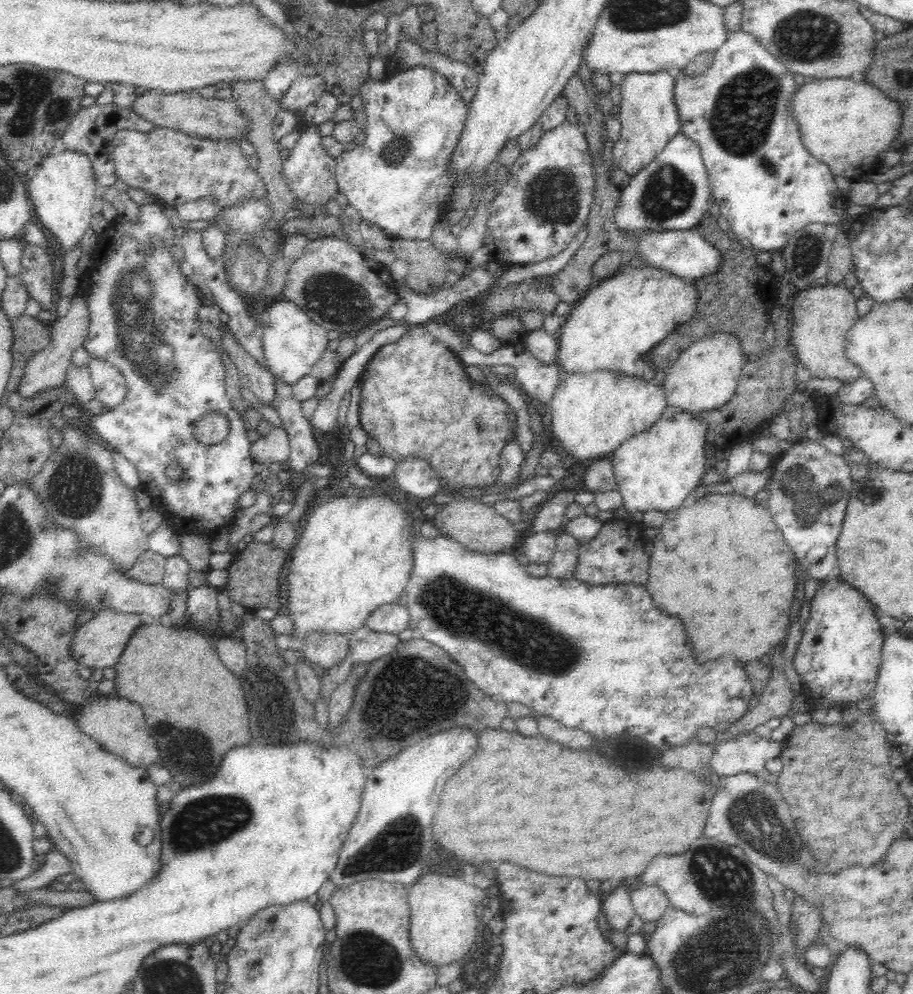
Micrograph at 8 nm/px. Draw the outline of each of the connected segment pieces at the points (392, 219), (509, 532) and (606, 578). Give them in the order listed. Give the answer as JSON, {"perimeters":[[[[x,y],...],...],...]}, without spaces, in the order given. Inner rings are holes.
{"perimeters":[[[[388,66],[383,79],[368,76],[360,85],[358,95],[367,116],[365,138],[362,145],[336,158],[334,176],[338,188],[364,220],[376,224],[394,239],[428,239],[433,233],[434,222],[440,219],[440,202],[446,200],[452,190],[452,175],[446,166],[460,138],[469,104],[450,85],[450,80],[421,66],[404,71],[393,71]]],[[[459,499],[456,502],[449,502],[438,508],[442,516],[443,524],[441,532],[450,538],[457,540],[466,549],[480,552],[484,555],[503,553],[504,548],[510,548],[514,541],[516,524],[507,518],[500,516],[493,505],[476,503]]],[[[612,518],[603,523],[598,534],[590,542],[580,545],[575,577],[582,582],[593,585],[616,583],[646,584],[650,555],[644,552],[645,538],[636,522]]]]}

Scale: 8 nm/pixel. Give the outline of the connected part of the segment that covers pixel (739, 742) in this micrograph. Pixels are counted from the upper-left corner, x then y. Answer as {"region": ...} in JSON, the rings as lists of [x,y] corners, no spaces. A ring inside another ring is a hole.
{"region":[[[755,732],[715,744],[711,768],[720,779],[741,773],[752,773],[764,782],[778,784],[779,774],[765,768],[768,760],[780,757],[781,744],[774,739],[764,739]]]}

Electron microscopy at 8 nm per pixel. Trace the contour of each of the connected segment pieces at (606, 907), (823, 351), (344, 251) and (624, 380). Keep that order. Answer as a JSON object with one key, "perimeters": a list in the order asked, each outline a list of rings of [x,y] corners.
{"perimeters":[[[[617,884],[608,896],[602,897],[601,911],[604,911],[604,917],[614,932],[624,933],[628,938],[633,934],[642,933],[642,919],[633,909],[626,886]]],[[[844,284],[808,287],[806,290],[798,291],[791,299],[790,308],[790,346],[797,362],[809,371],[810,378],[832,378],[841,384],[848,384],[862,376],[860,367],[853,365],[844,354],[848,332],[858,320],[857,303]]],[[[334,236],[309,241],[302,255],[291,264],[280,298],[296,304],[327,332],[337,333],[364,331],[365,328],[382,319],[384,314],[388,314],[390,308],[399,301],[389,270],[358,252],[346,240]]],[[[592,371],[586,376],[562,373],[550,408],[550,434],[577,462],[582,462],[611,457],[620,444],[647,431],[660,419],[667,403],[663,387],[652,381],[610,371]]]]}

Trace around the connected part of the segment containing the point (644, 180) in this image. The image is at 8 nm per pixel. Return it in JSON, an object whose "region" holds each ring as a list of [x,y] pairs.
{"region":[[[678,133],[652,162],[631,175],[629,184],[621,188],[621,195],[615,207],[615,223],[622,233],[632,233],[641,229],[690,230],[698,226],[704,214],[709,212],[710,204],[714,202],[700,147],[686,135]]]}

